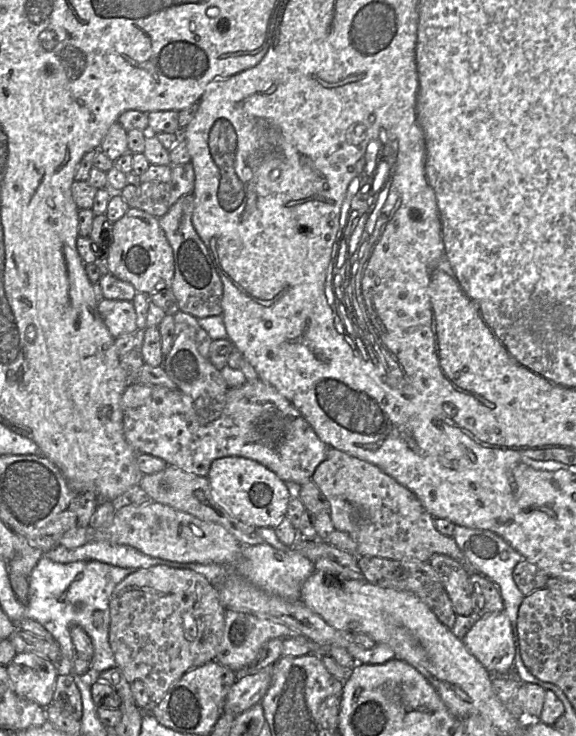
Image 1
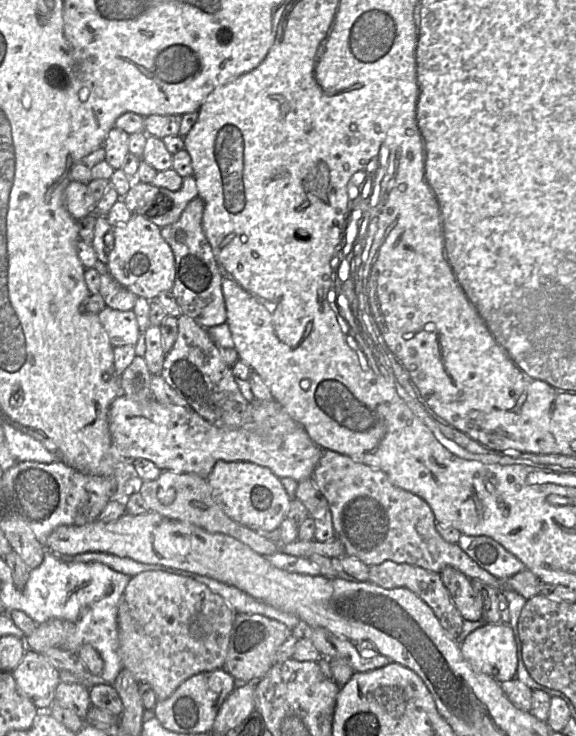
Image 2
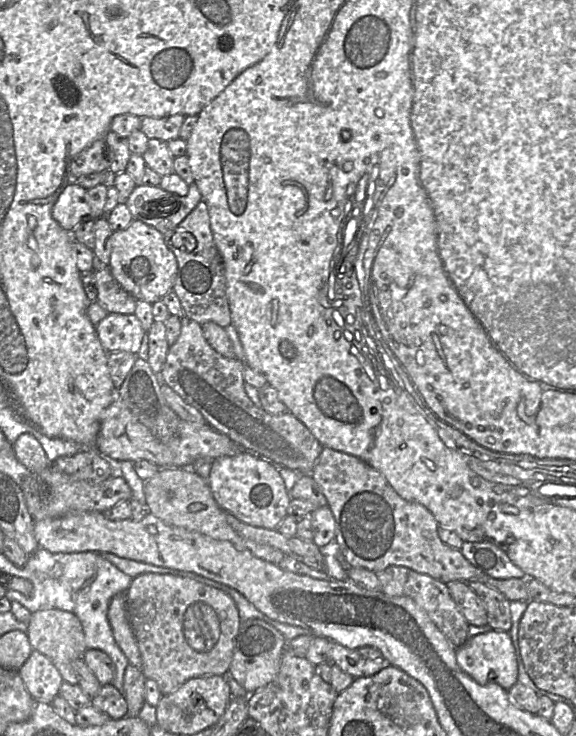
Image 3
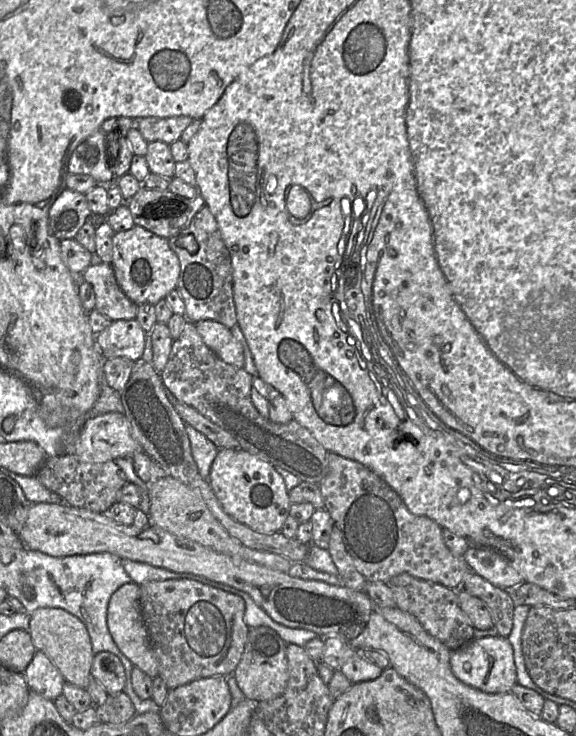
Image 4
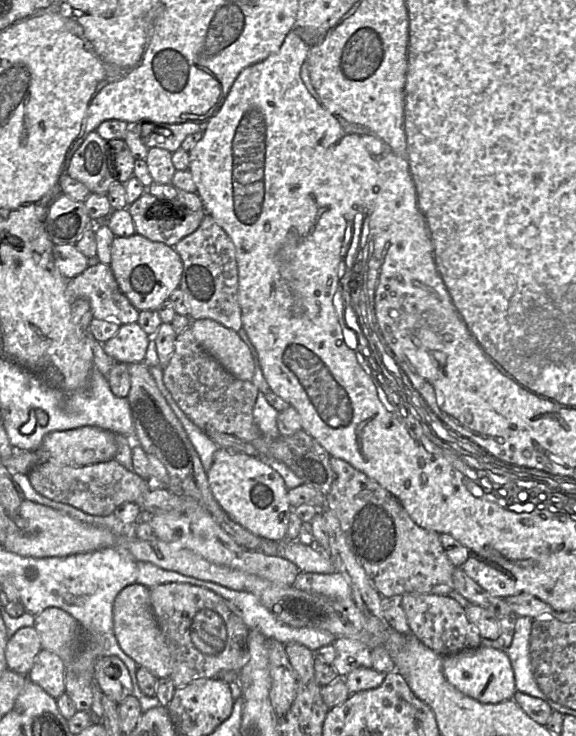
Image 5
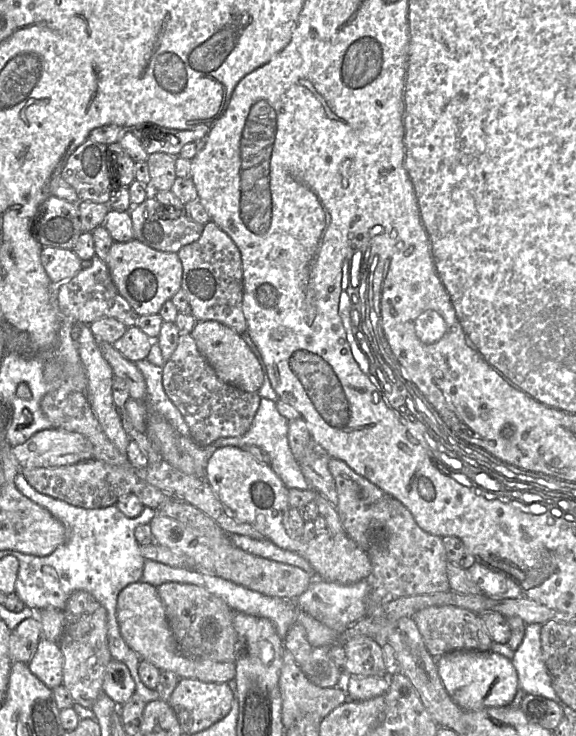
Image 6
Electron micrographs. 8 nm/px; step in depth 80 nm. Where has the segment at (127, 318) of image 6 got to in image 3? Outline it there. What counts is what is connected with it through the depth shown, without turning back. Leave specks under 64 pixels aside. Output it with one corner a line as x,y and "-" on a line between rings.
109,267
94,272
97,301
109,313
134,314
137,299
128,293
114,278

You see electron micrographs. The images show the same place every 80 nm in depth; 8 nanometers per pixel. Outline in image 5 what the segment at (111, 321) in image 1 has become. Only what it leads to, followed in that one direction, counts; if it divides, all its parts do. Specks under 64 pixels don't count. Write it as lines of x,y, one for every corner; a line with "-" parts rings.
138,322
121,324
114,337
103,343
105,352
116,362
144,362
149,335

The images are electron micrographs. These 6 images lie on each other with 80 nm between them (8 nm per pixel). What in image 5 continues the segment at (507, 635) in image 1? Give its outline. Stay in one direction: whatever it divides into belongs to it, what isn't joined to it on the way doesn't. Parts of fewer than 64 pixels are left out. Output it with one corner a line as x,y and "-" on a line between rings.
480,645
443,657
443,672
447,681
479,702
500,703
512,699
517,691
514,670
505,650

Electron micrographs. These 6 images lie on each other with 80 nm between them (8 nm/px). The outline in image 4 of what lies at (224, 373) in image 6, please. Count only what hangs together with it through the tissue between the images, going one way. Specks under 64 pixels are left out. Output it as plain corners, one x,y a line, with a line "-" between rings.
200,320
195,326
204,343
217,356
228,364
244,368
243,347
228,327
215,320

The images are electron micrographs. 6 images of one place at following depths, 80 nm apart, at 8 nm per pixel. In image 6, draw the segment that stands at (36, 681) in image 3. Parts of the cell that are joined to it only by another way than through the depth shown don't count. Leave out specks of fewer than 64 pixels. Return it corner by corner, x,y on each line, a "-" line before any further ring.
41,638
27,665
33,675
53,690
63,683
63,662
59,644

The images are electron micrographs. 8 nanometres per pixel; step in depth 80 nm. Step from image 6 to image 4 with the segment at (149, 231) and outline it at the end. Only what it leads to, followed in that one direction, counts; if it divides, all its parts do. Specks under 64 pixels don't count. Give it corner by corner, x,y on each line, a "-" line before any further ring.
142,185
125,204
132,214
135,225
162,238
170,239
178,236
180,231
189,225
195,214
205,205
205,201
198,193
191,200
177,202
172,197
159,197
157,190

